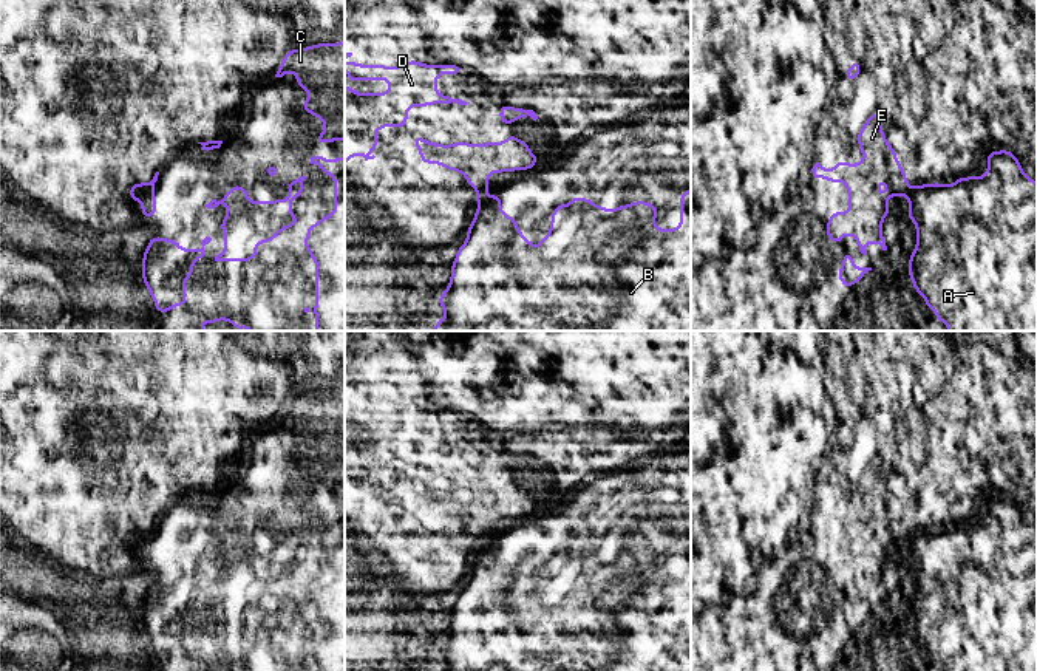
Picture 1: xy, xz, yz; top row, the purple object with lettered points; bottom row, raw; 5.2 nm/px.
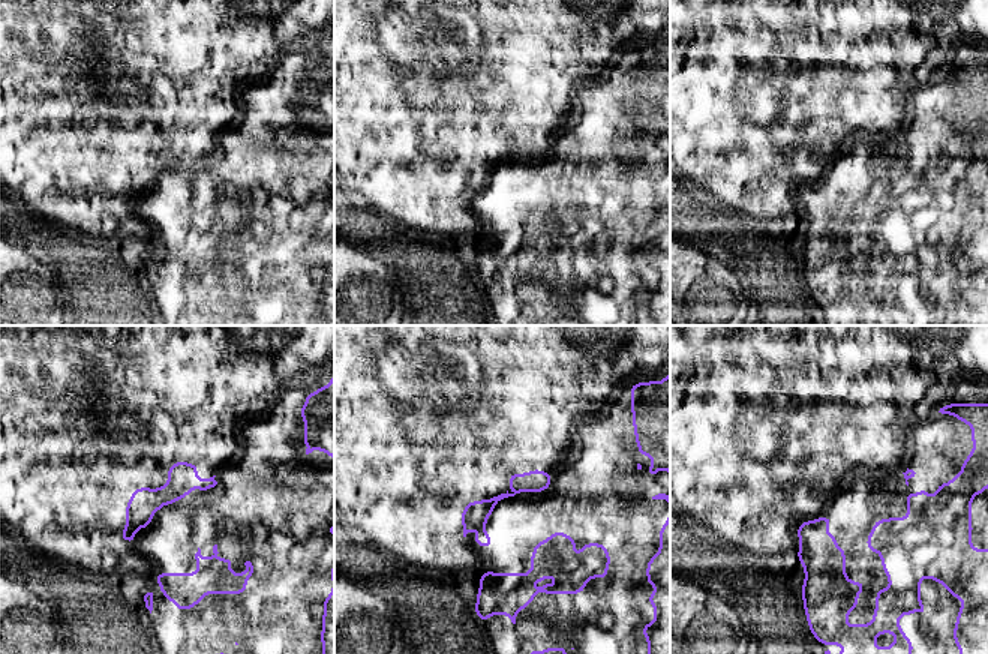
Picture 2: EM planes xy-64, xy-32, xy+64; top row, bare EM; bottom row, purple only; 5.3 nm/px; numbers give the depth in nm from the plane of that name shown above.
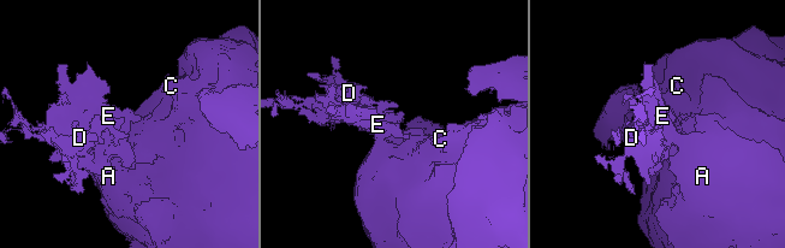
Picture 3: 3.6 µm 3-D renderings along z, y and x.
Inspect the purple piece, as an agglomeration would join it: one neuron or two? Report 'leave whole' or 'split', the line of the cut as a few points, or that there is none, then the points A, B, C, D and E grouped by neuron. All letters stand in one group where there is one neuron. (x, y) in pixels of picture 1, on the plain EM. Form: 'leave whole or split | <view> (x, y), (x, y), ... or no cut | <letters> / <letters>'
split | xy (153, 531), (133, 548) | A B C / D E

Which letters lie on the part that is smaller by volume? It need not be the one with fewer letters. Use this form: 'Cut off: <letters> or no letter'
Cut off: D, E

